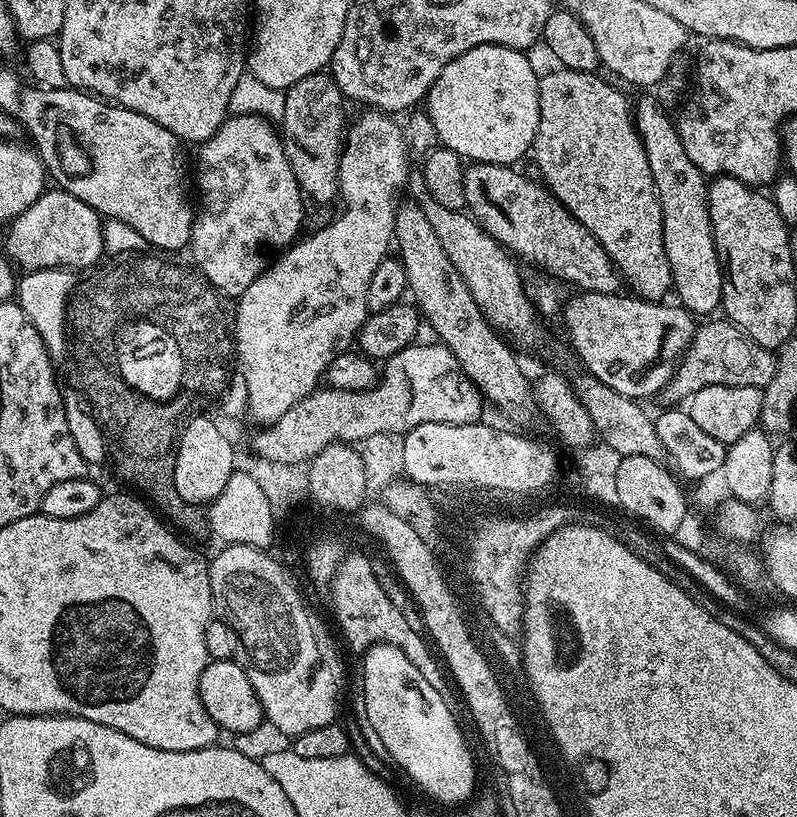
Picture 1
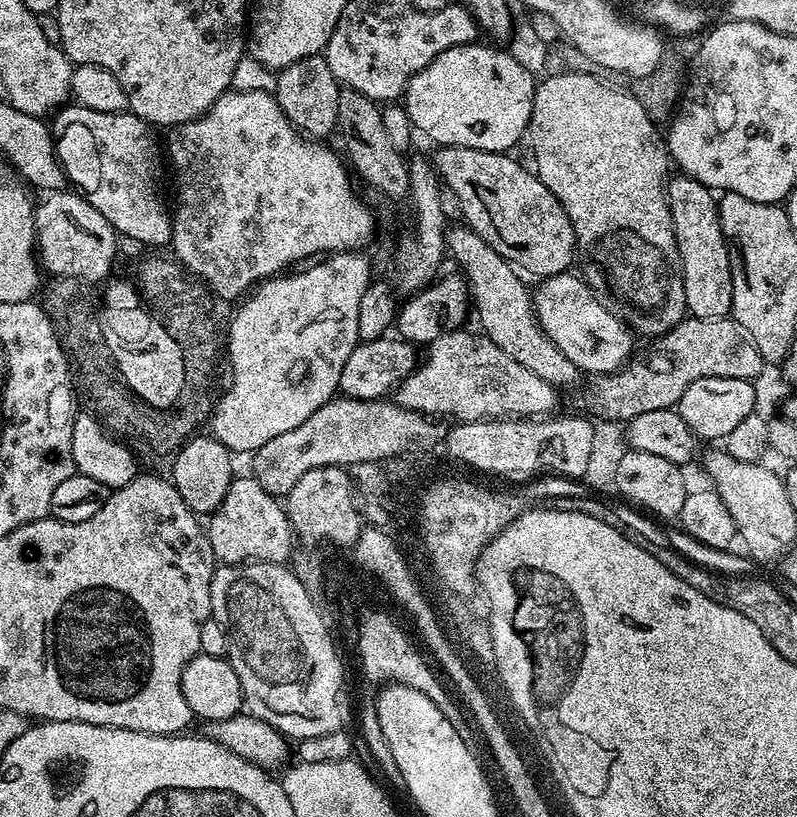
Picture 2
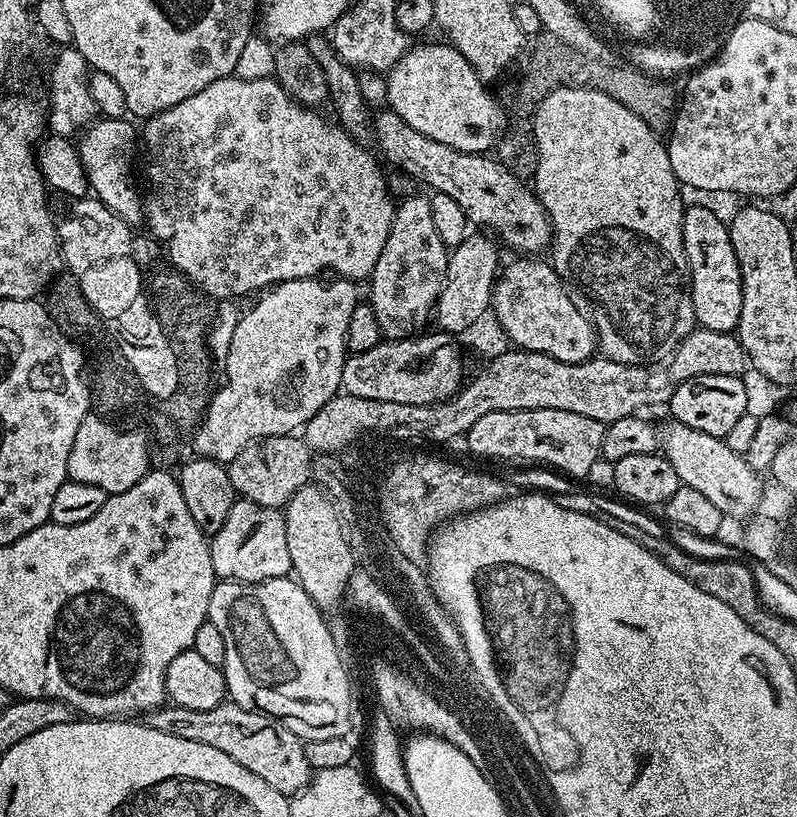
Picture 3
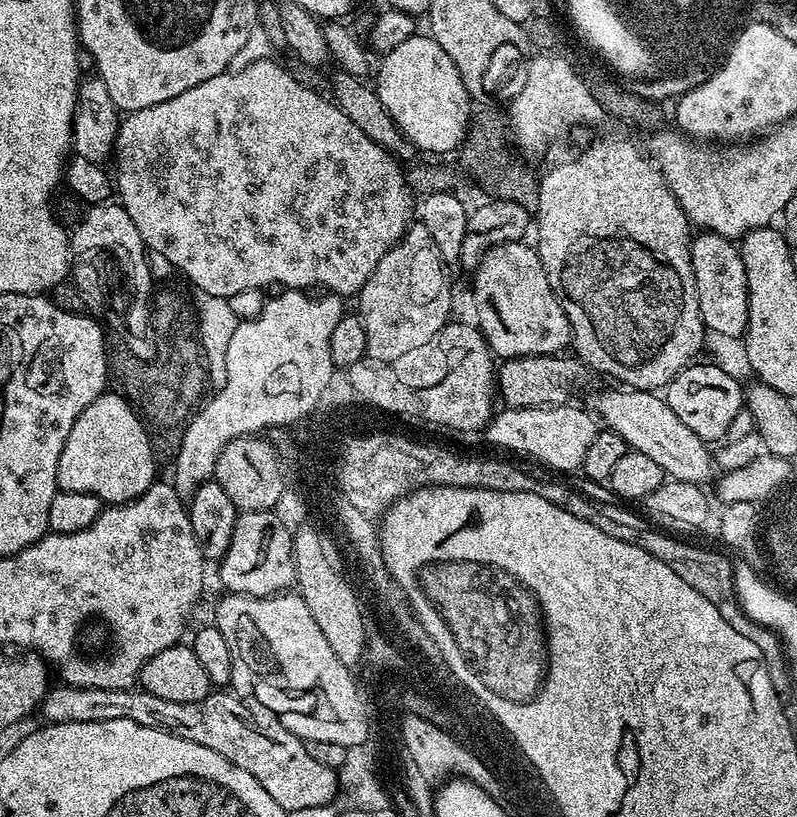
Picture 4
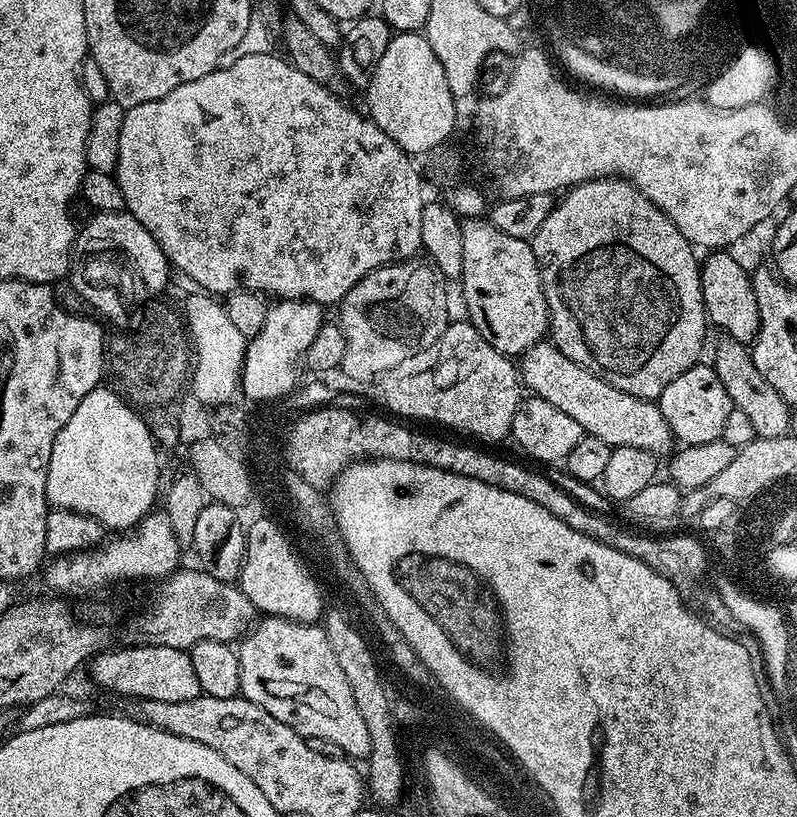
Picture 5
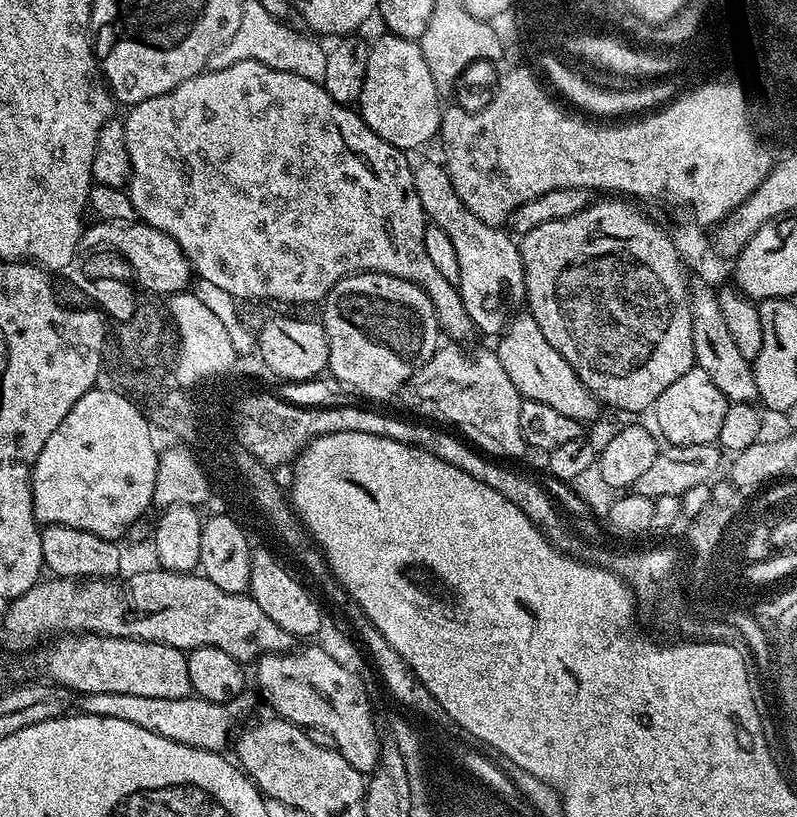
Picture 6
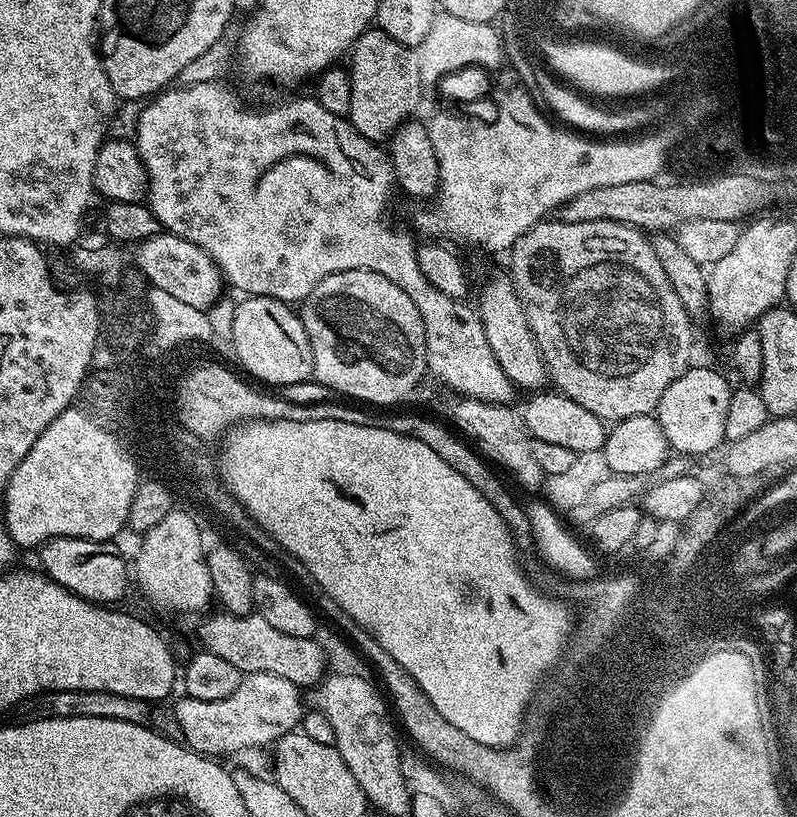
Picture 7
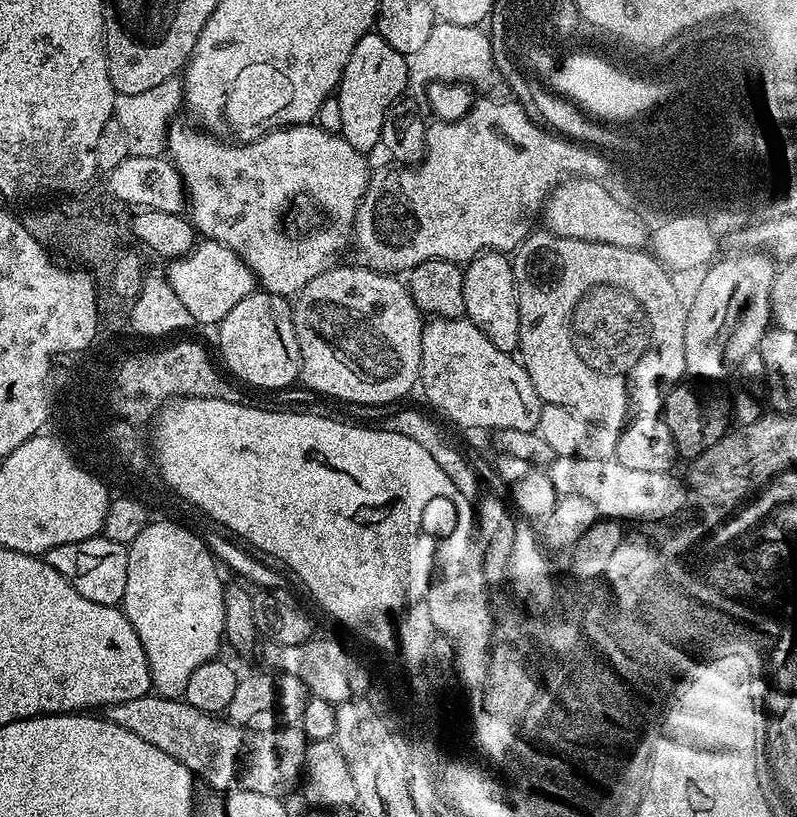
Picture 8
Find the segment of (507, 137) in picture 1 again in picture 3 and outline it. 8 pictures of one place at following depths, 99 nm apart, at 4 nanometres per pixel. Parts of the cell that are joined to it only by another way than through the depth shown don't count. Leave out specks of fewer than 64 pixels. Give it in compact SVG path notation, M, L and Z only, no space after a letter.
M447 42L409 47L404 56L386 73L387 107L397 112L418 134L434 138L454 150L487 153L497 143L506 124L506 112L488 93L489 85Z

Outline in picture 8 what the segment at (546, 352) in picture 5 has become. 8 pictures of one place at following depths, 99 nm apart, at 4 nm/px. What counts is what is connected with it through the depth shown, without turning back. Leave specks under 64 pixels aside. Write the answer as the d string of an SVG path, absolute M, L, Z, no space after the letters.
M485 250L469 260L462 282L464 316L471 320L498 350L515 353L520 347L518 338L518 294L514 282L512 261L505 253Z

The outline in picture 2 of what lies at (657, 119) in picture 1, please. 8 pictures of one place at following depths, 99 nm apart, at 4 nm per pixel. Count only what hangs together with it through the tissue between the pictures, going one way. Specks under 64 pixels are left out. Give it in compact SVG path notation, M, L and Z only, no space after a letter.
M683 174L673 175L667 181L666 187L672 229L676 235L676 245L682 262L682 278L686 286L687 315L698 318L728 316L732 311L734 290L728 253L729 240L722 234L717 197L713 189L698 182L693 176Z

